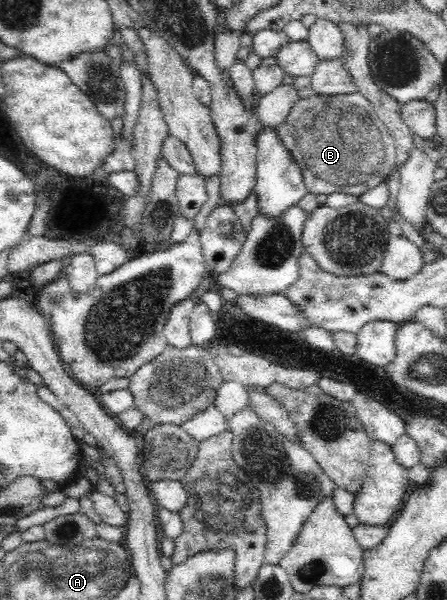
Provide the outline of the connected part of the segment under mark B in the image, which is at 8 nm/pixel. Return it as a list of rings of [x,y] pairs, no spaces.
[[[360,91],[345,95],[313,95],[298,99],[293,107],[285,121],[275,128],[275,134],[301,171],[310,194],[344,191],[350,196],[359,196],[388,180],[397,159],[395,144],[386,125],[374,115],[370,101]]]

